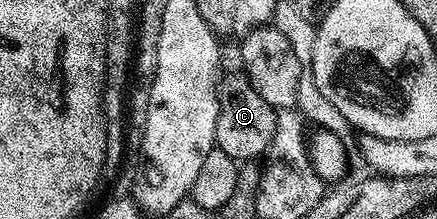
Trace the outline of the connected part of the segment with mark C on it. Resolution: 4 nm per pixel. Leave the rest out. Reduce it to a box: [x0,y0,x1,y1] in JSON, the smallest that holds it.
[215,71,276,162]

